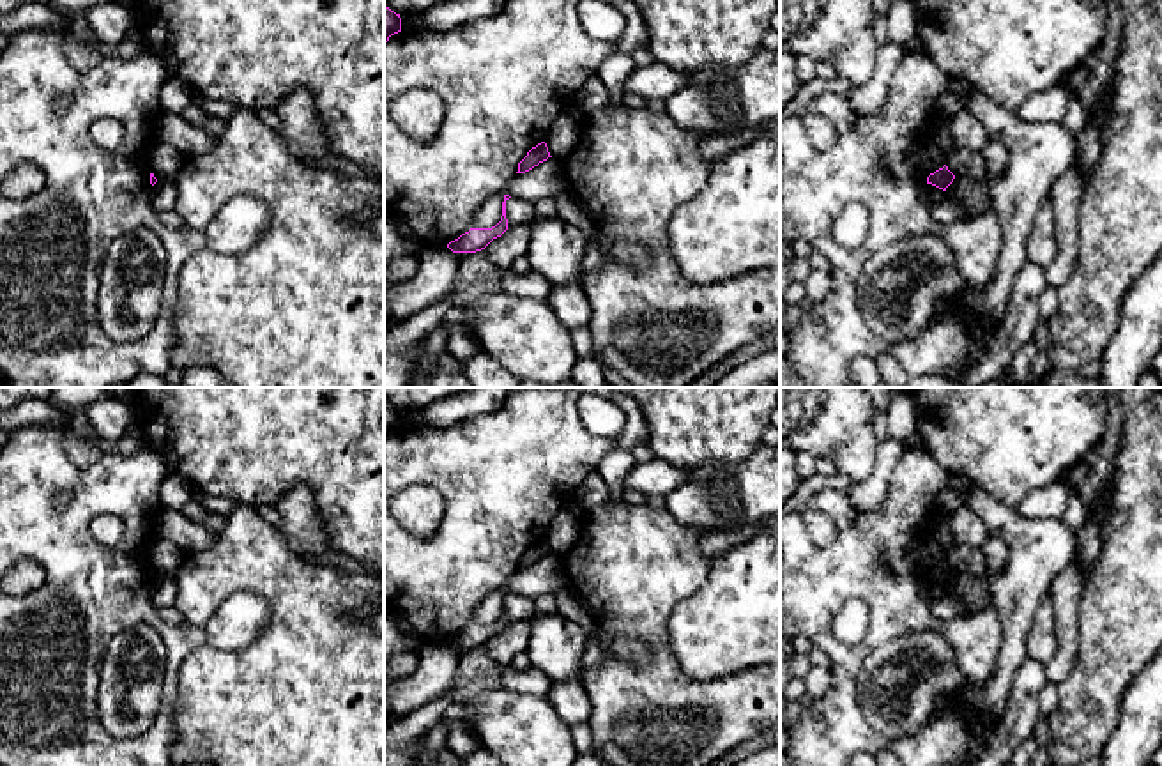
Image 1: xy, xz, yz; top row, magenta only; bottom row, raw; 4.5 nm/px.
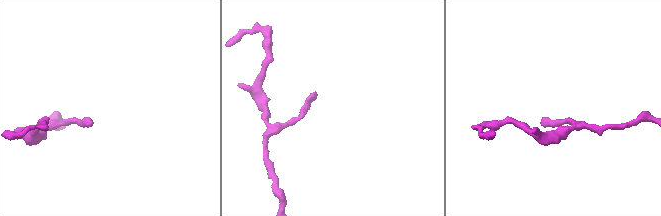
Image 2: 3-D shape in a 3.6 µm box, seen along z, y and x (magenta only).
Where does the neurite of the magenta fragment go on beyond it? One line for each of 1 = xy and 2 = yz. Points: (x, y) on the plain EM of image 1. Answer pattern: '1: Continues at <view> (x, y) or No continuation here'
1: No continuation here
2: No continuation here

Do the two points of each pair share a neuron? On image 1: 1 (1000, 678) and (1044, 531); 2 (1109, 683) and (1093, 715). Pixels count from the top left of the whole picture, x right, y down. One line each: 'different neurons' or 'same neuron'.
1: same neuron
2: same neuron

